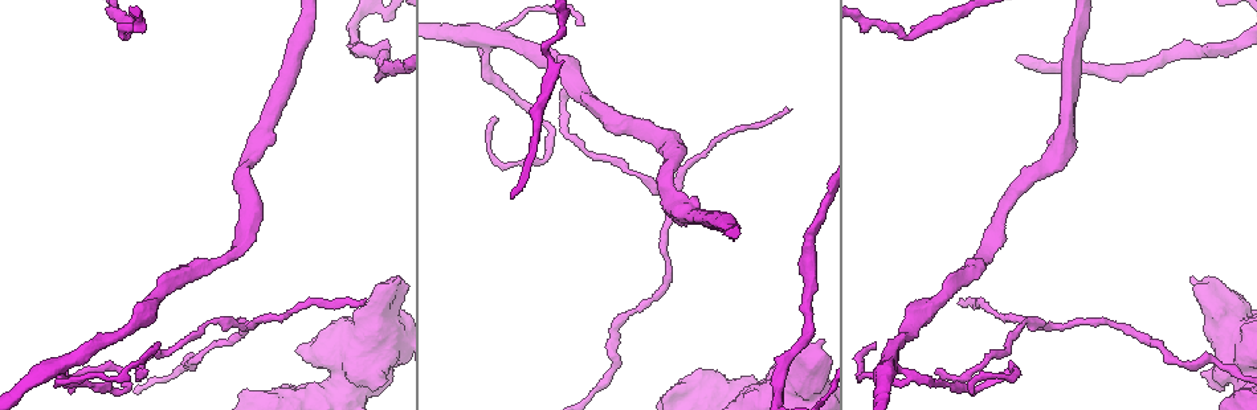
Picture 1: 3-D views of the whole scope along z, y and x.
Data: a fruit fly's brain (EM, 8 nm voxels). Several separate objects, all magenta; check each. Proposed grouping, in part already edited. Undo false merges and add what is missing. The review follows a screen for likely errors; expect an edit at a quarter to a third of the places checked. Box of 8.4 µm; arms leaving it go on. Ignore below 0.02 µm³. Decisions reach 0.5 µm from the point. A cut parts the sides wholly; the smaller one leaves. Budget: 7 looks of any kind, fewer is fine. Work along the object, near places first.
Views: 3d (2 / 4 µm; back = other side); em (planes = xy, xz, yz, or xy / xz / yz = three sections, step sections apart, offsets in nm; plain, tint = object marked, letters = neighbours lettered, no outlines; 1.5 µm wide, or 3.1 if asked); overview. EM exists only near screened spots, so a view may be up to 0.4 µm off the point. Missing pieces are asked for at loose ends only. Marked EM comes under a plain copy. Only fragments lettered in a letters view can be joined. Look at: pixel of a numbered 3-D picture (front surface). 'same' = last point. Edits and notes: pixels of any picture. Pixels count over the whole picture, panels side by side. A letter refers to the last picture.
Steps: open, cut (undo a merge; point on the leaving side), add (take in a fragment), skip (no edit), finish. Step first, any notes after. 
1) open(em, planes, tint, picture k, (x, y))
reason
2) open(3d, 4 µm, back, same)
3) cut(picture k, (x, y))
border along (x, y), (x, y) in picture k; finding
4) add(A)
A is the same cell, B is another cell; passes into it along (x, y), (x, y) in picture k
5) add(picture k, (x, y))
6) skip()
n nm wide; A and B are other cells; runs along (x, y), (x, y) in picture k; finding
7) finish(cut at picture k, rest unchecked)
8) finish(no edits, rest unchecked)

open(em, planes, tint, picture 1, (1182, 362))
sharp bend

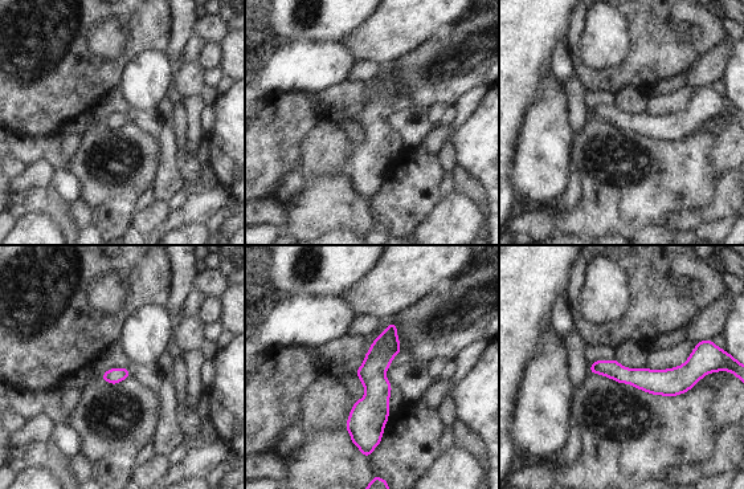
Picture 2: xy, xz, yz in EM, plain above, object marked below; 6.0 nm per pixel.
open(em, planes, letters, same)
what lies round it

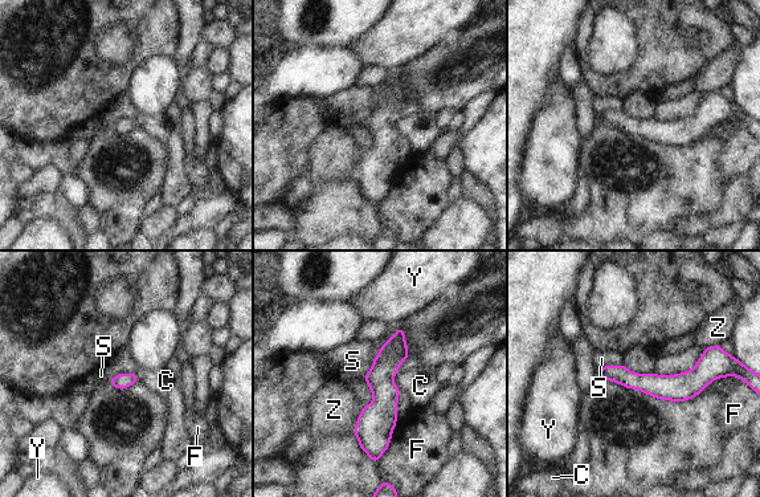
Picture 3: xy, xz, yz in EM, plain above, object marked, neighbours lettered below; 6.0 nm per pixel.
skip()
F touches over 280 nm; C, F, S, Y and Z are other cells; all the same cell

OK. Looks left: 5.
open(3d, 2 µm, picture 1, (1044, 326))

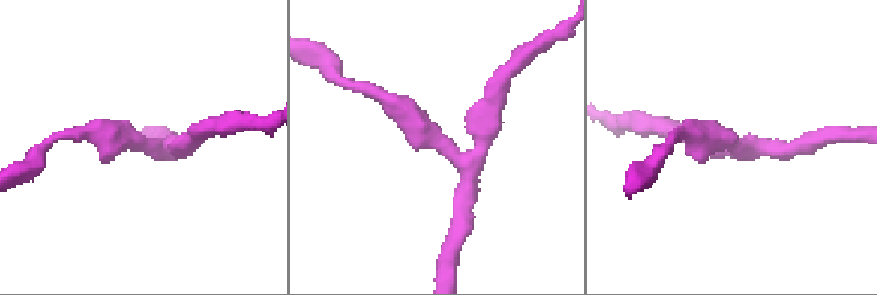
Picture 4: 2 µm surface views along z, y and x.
open(em, planes, tint, picture 4, (459, 149))
3 arms; shape alone is not enough

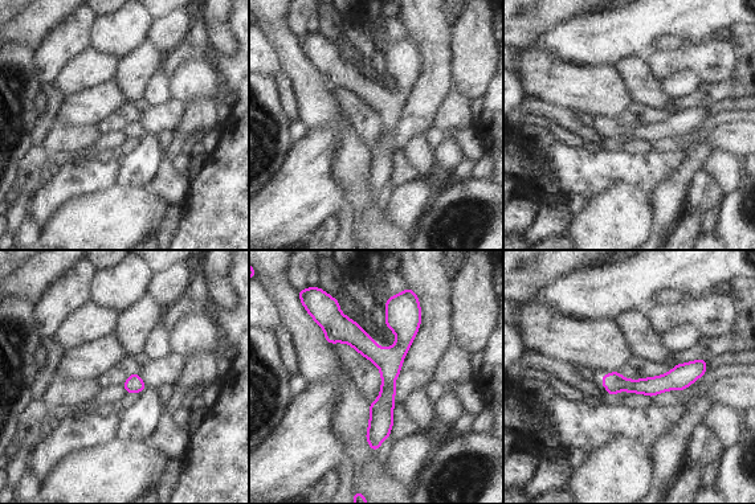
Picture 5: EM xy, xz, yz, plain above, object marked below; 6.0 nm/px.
open(em, planes, letters, same)

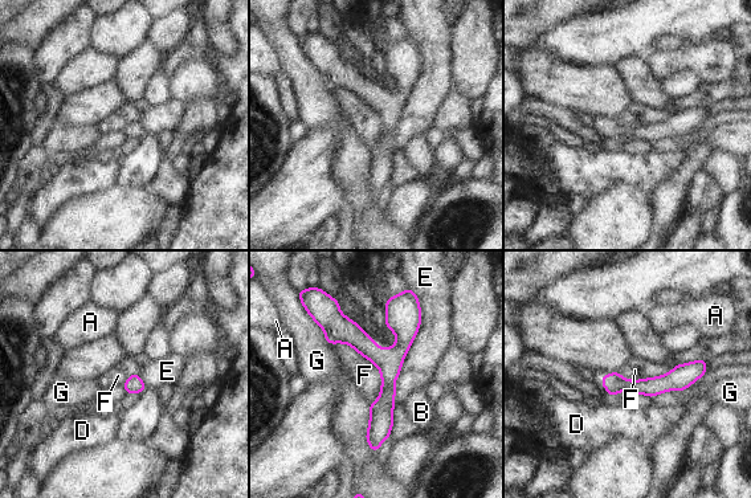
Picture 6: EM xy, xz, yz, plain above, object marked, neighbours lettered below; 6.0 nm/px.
skip()
A, B, D, E, F and G are other cells; border along (330, 345), (378, 368), (374, 403) in picture 6; all the same cell

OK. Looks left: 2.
finish(no edits, rest unchecked)

